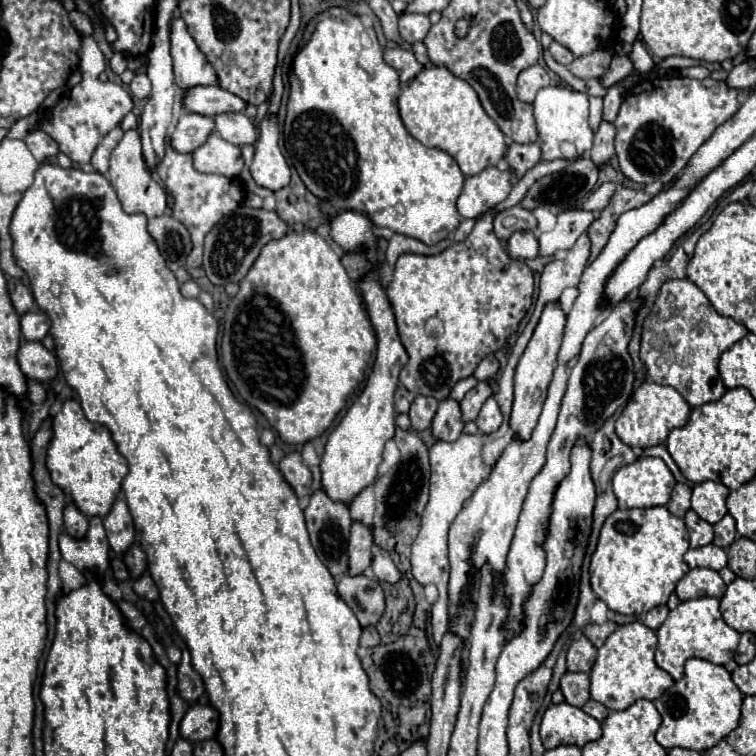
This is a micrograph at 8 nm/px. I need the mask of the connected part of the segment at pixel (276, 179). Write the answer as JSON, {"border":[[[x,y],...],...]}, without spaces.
{"border":[[[266,116],[260,126],[260,136],[256,142],[256,154],[250,164],[250,174],[254,182],[272,192],[290,184],[290,168],[278,148],[278,120],[276,116]]]}

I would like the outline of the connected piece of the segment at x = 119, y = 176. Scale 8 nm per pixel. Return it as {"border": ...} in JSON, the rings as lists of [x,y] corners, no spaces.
{"border":[[[128,130],[124,134],[124,138],[118,142],[118,146],[112,150],[112,156],[110,156],[110,184],[116,190],[124,212],[128,212],[128,214],[142,212],[148,218],[162,216],[166,212],[166,194],[144,166],[138,130]]]}

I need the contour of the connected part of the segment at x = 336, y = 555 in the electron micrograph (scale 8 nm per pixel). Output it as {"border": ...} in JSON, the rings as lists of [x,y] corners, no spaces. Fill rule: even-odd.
{"border":[[[318,490],[310,496],[310,504],[304,510],[306,516],[306,526],[310,532],[310,542],[318,554],[318,558],[326,564],[326,568],[330,570],[330,574],[342,574],[348,570],[348,532],[350,532],[350,510],[348,504],[344,502],[334,502],[332,498],[328,498],[328,494],[324,490]]]}

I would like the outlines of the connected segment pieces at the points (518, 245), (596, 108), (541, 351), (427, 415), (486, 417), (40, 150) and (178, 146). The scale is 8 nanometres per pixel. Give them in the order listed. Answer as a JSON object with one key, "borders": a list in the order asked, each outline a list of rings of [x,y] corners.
{"borders":[[[[514,232],[506,244],[510,258],[536,258],[538,256],[538,240],[530,232]]],[[[590,96],[590,124],[594,130],[598,128],[600,120],[602,120],[602,98]]],[[[548,304],[540,316],[540,322],[534,330],[532,340],[528,342],[518,366],[516,366],[516,378],[514,378],[514,406],[512,406],[512,418],[510,428],[518,440],[528,440],[532,434],[532,428],[536,428],[536,420],[544,406],[544,392],[548,390],[548,384],[552,380],[552,372],[558,360],[558,350],[562,344],[566,316],[560,310],[560,304]]],[[[416,396],[416,400],[410,406],[410,420],[412,420],[412,428],[414,430],[426,430],[432,424],[432,418],[436,414],[438,408],[438,400],[436,398],[428,398],[428,396]]],[[[490,396],[484,402],[484,406],[482,406],[482,410],[480,410],[478,418],[476,418],[476,426],[478,426],[478,430],[482,434],[492,434],[492,432],[496,432],[500,428],[500,424],[502,424],[502,412],[500,412],[498,402],[494,400],[494,396]]],[[[36,130],[36,132],[30,132],[26,136],[26,144],[30,148],[30,152],[34,154],[34,158],[40,162],[40,164],[46,164],[46,162],[54,162],[50,158],[56,158],[56,154],[60,152],[58,150],[58,144],[44,132]]],[[[184,112],[180,116],[174,132],[170,134],[170,144],[176,152],[188,154],[188,152],[194,152],[200,144],[204,144],[212,130],[214,130],[212,118]]]]}

